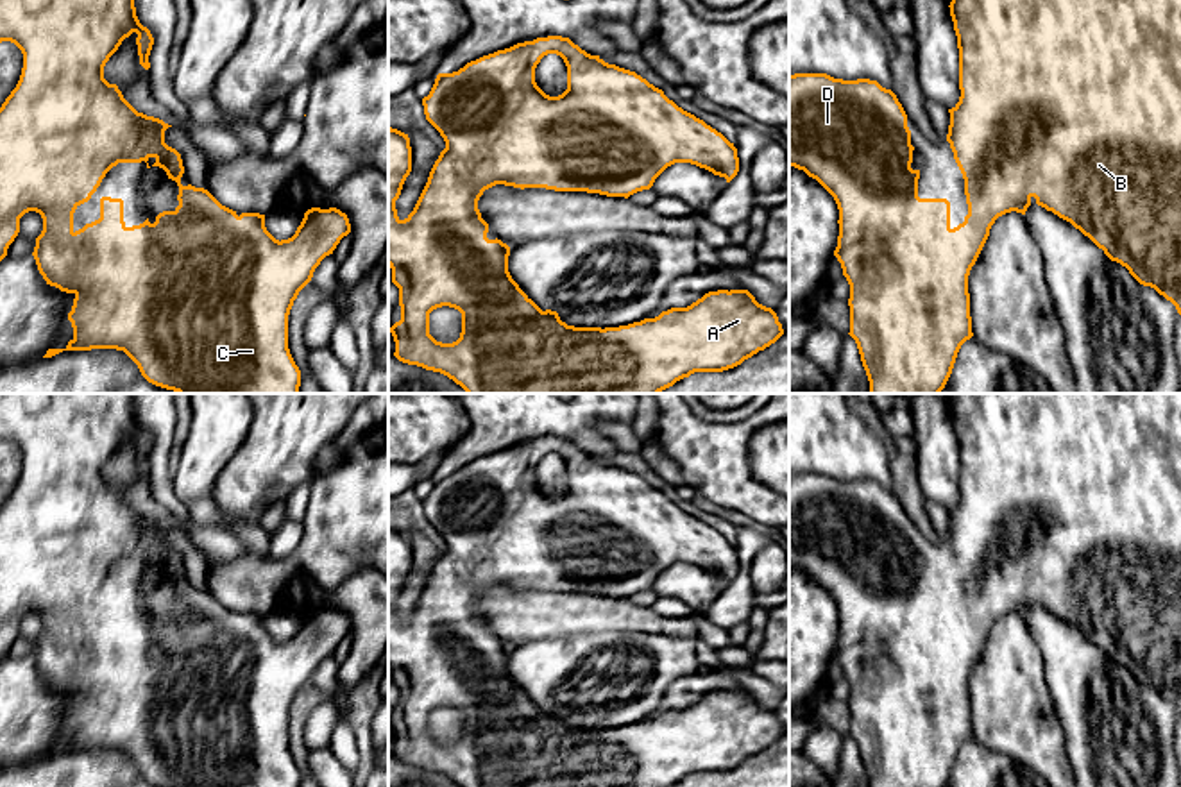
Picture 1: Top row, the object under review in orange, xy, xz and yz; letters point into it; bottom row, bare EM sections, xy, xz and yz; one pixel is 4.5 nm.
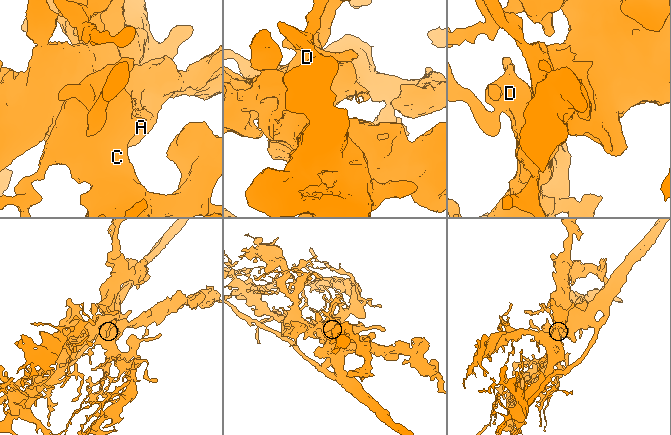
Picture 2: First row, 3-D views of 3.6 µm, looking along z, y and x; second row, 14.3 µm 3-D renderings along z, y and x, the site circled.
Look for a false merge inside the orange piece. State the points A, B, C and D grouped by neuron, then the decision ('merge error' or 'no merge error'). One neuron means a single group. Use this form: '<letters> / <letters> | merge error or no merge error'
A B C D | no merge error

